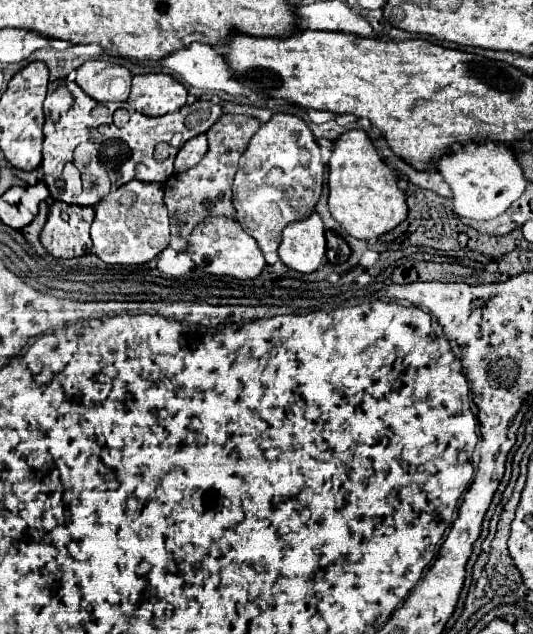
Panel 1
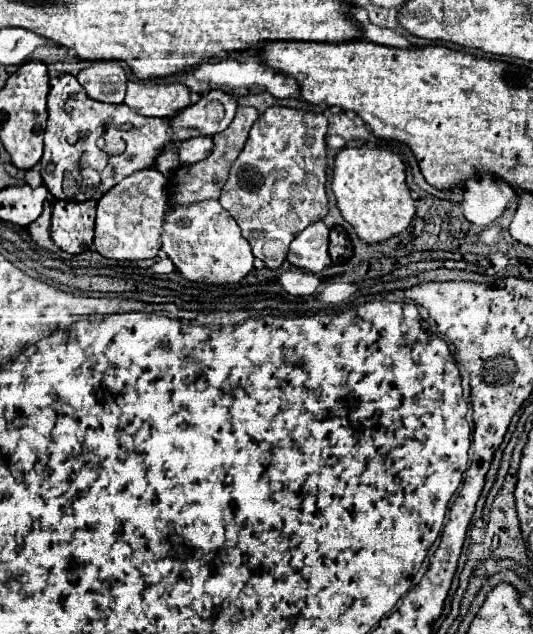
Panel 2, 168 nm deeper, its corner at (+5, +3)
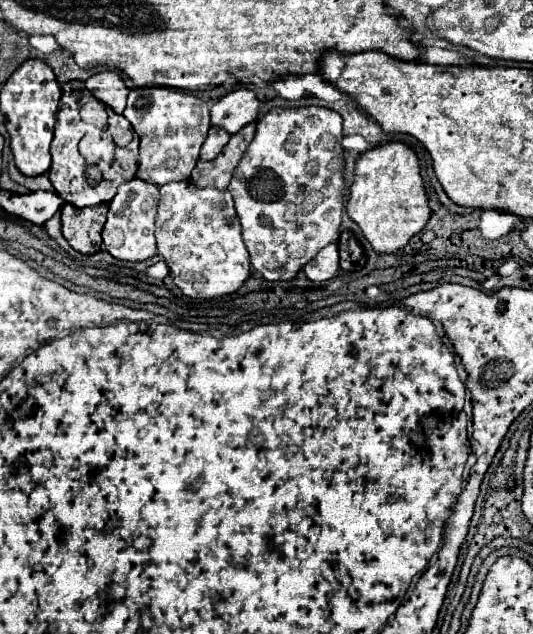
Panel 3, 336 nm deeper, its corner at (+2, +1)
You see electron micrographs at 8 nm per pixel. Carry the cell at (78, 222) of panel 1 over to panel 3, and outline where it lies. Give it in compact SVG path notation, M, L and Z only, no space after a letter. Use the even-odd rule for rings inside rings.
M64 204L62 214L62 234L68 240L68 244L82 252L82 254L94 254L102 248L102 226L106 222L106 210L108 204L88 206L88 208L76 208L72 204Z

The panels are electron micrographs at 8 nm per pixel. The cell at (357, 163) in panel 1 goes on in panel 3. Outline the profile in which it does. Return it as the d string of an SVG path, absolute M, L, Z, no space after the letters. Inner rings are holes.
M388 142L362 152L354 164L354 182L350 186L346 214L360 226L378 254L404 248L426 226L432 214L416 154L402 142Z

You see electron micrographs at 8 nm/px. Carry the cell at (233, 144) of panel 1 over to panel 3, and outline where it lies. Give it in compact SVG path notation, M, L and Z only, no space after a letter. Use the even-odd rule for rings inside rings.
M250 122L240 132L232 134L230 142L224 146L224 150L212 160L212 162L198 162L192 170L190 182L200 188L216 188L226 190L232 178L232 172L236 170L240 158L244 156L246 148L250 146L254 138L256 122Z

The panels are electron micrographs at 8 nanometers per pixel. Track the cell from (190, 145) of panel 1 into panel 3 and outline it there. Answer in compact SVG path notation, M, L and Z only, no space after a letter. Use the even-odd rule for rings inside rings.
M210 128L204 144L202 144L202 152L200 152L200 160L214 160L220 150L226 146L226 142L230 140L230 134L220 130L220 128Z

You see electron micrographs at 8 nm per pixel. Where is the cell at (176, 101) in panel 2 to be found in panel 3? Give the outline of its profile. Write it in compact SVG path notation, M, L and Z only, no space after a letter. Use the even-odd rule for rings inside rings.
M132 88L124 116L140 136L138 178L158 186L190 178L210 128L210 112L204 100L174 88Z

